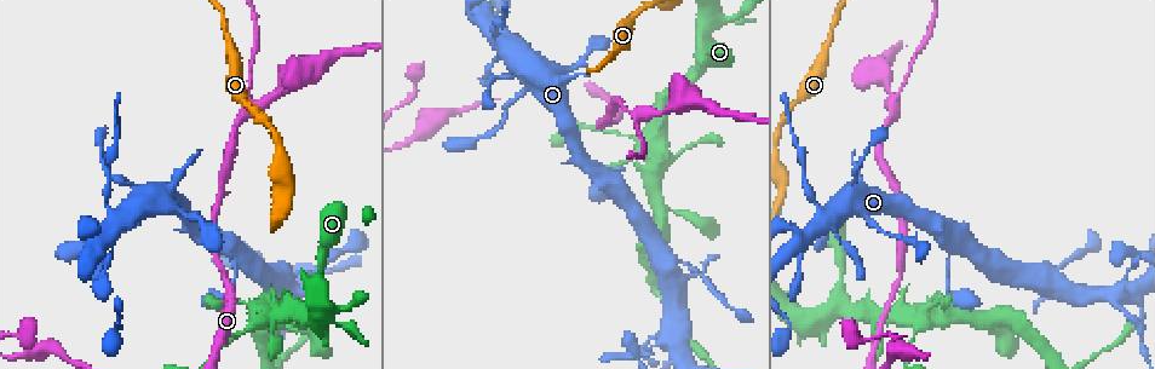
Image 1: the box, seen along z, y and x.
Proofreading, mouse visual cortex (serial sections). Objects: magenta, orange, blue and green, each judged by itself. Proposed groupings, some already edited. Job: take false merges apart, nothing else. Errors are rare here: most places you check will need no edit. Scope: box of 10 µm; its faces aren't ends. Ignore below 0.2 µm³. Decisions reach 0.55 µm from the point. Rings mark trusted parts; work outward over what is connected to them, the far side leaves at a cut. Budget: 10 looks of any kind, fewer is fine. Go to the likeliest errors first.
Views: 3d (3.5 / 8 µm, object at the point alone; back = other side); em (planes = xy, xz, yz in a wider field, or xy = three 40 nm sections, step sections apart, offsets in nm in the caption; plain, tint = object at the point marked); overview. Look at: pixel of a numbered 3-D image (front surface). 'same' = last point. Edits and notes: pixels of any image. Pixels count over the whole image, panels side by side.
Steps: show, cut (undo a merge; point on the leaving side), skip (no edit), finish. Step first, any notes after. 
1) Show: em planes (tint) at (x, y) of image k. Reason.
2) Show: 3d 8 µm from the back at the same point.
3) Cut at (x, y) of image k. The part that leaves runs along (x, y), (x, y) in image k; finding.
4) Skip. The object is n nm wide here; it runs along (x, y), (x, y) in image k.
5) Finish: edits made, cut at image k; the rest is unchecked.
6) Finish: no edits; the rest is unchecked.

Show: em xy step 2 (tint) at (639, 117) of image 1. Three-way junction.

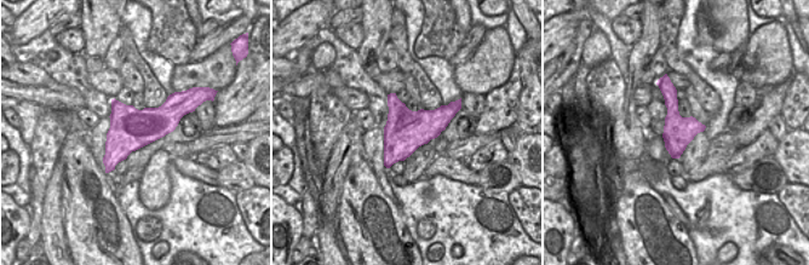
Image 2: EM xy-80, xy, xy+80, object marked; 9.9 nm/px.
Show: 3d 3.5 µm at the same point.

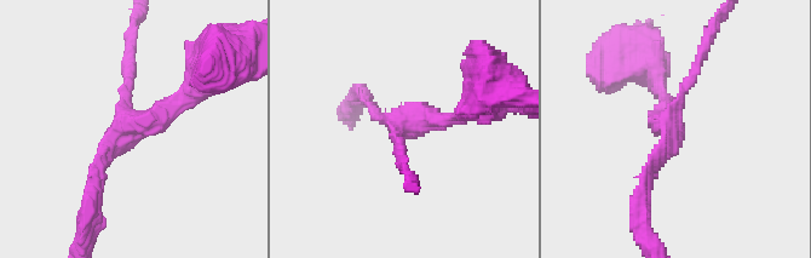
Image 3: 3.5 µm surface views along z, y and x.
Skip. 3 arms meet here; the arms are 150, 150, 200 nm wide; it runs along (92, 185), (103, 156), (196, 81) in image 3; continuous, no second cell.

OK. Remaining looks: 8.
Show: 3d 3.5 µm at (872, 317) of image 1. Narrows sharply.

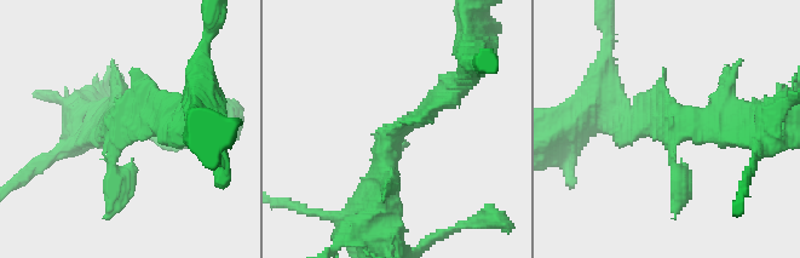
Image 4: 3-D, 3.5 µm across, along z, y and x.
Show: em xy step 2 (tint) at (661, 128) of image 4. Shape alone is not enough.

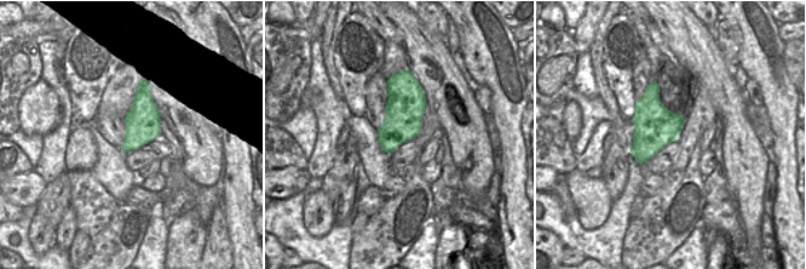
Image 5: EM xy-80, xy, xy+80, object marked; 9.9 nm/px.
Skip. It runs along (467, 75), (390, 135), (381, 196) in image 4; all the same cell.

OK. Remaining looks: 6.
Show: 3d 3.5 µm at (673, 336) of image 1. Small branch off a trunk.

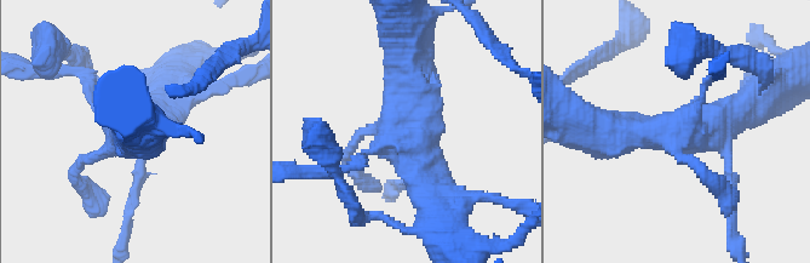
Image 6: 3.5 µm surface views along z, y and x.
Show: em xy step 1 (tint) at (674, 130) of image 6.

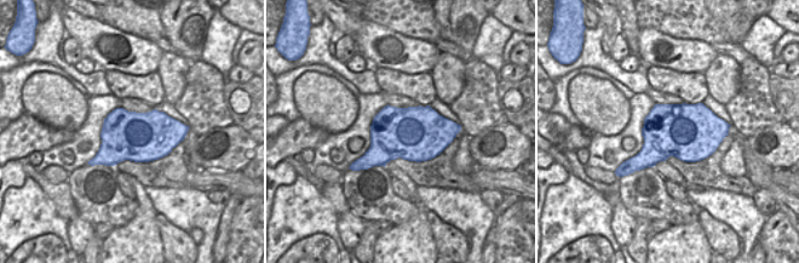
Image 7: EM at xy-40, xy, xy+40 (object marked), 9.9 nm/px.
Show: em xy step 2 (tint) at the same point. Cut it another way.

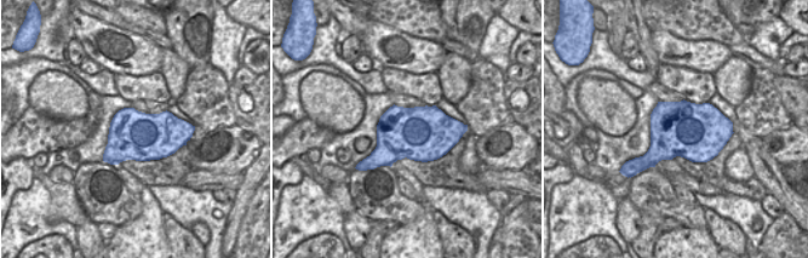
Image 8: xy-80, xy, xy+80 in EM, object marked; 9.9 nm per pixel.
Skip. The object is 550 nm wide here; it runs along (406, 41), (406, 126), (436, 194) in image 6; all the same cell.

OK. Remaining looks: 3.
Show: 3d 3.5 µm at (231, 45) of image 1. Sudden change in width.

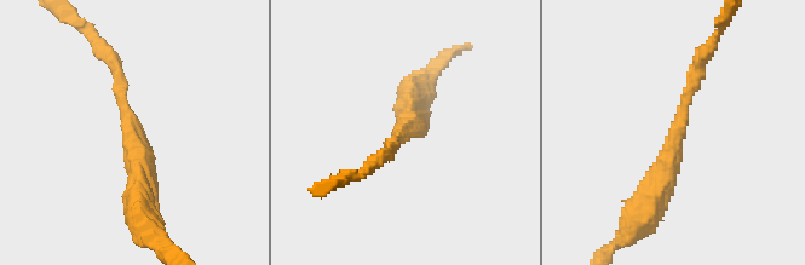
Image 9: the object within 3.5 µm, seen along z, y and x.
Show: em xy step 2 (tint) at (675, 134) of image 9. The arms are 200, 350 nm wide; now the EM.

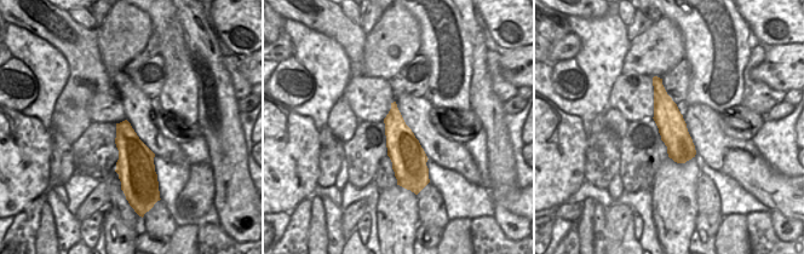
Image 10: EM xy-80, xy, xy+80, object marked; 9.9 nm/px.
Skip. The object is 340 nm wide here; it runs along (650, 212), (700, 63) in image 9; all the same cell.

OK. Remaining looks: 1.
Finish: no edits; the rest is unchecked.

